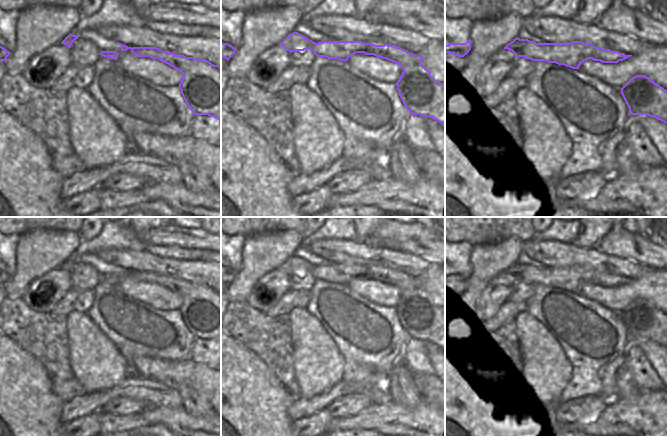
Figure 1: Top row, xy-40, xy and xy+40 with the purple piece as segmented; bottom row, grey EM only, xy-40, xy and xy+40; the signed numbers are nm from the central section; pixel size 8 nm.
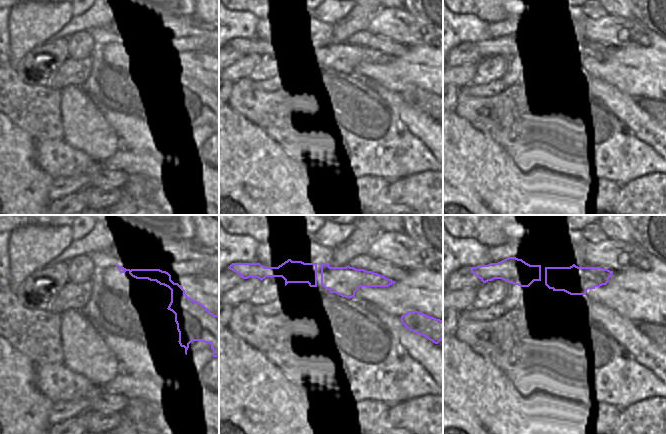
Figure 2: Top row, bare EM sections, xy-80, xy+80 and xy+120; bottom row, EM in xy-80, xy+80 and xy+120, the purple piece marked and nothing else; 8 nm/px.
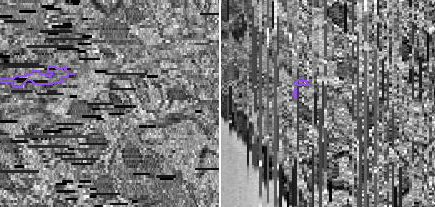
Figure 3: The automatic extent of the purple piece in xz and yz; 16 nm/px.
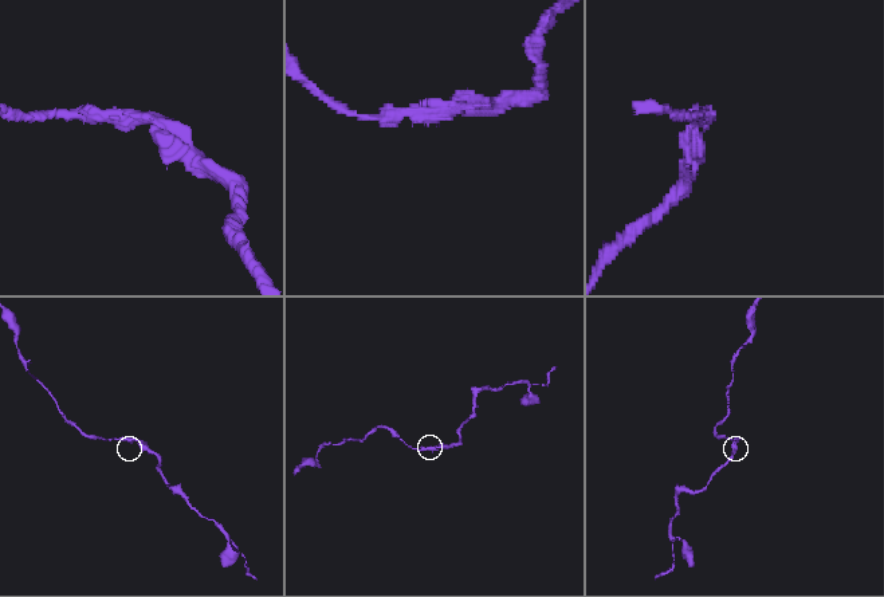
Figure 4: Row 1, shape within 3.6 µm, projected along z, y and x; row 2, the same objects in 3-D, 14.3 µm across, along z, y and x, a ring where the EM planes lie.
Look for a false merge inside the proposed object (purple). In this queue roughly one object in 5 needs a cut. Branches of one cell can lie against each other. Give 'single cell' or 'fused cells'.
single cell

